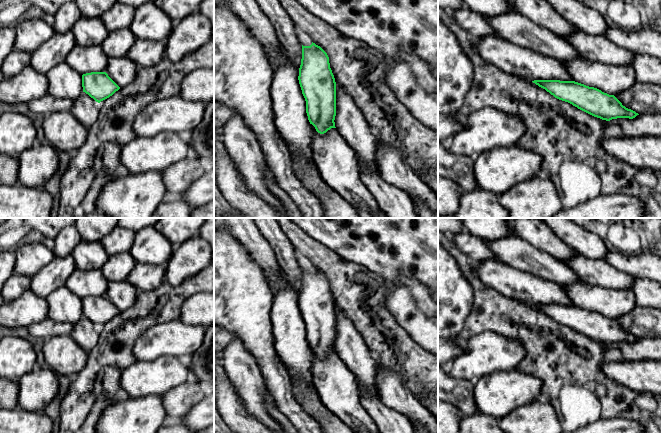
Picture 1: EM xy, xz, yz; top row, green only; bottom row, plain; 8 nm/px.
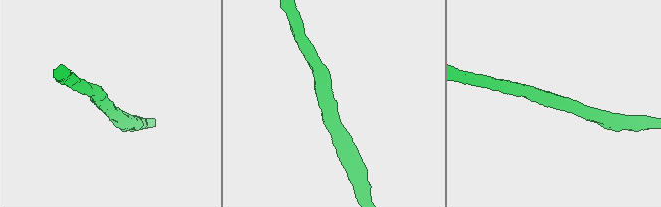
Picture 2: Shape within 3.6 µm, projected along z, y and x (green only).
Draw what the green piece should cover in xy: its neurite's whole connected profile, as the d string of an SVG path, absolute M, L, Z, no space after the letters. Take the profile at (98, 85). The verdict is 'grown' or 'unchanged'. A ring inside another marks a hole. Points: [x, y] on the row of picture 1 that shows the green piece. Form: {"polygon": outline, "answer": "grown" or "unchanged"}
{"polygon": "M91 72L82 75L83 92L96 102L112 96L120 87L108 76L106 72Z", "answer": "unchanged"}

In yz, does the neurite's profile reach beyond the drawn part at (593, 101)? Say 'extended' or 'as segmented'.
as segmented

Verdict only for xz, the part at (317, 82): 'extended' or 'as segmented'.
as segmented

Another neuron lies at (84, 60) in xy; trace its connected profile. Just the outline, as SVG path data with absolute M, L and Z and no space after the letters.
M77 44L67 55L66 63L83 75L91 72L105 72L108 59L101 45L83 47Z

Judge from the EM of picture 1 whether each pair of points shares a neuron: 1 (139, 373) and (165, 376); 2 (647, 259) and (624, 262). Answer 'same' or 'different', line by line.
1: same
2: same

